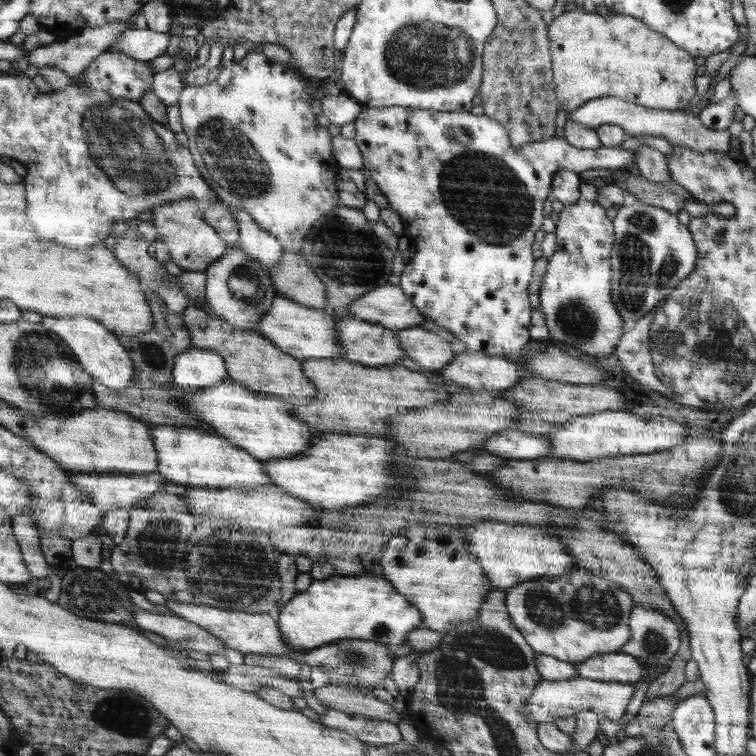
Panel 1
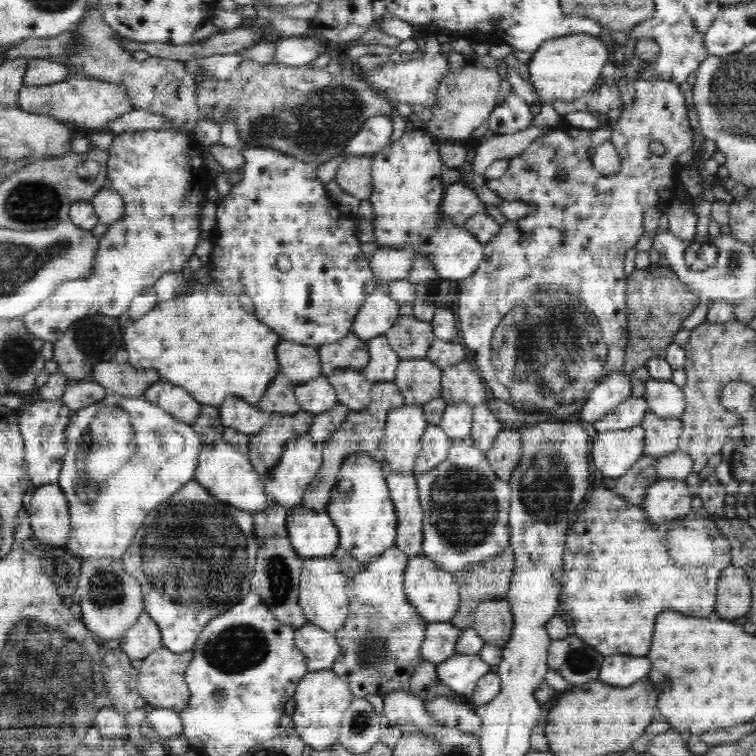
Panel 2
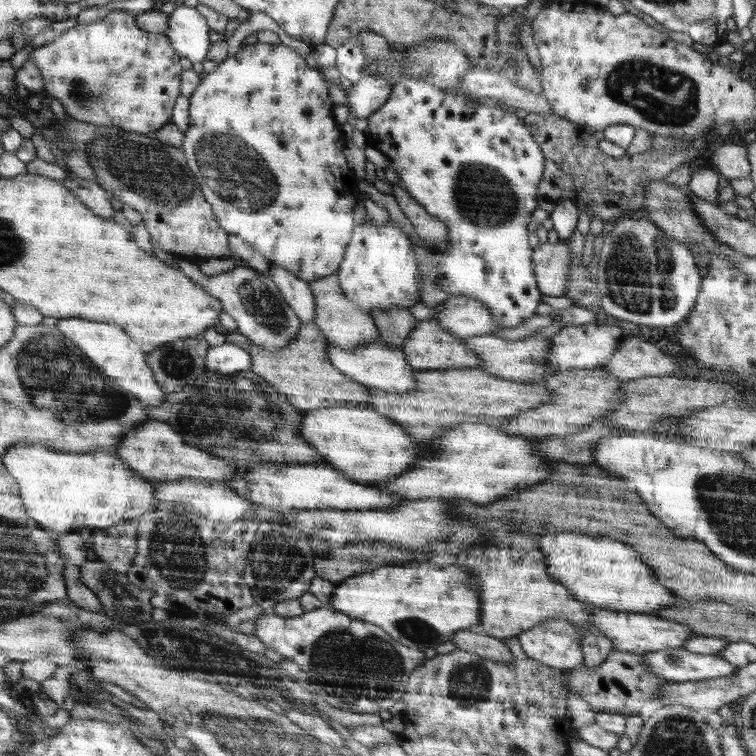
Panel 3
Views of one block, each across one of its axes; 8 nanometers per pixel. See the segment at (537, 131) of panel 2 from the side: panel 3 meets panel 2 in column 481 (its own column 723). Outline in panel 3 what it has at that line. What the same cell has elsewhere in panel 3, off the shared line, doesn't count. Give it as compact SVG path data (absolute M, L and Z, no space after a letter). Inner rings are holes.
M726 138L710 154L712 163L722 176L728 179L746 178L750 176L750 163L747 156L747 148L737 140L737 138Z

